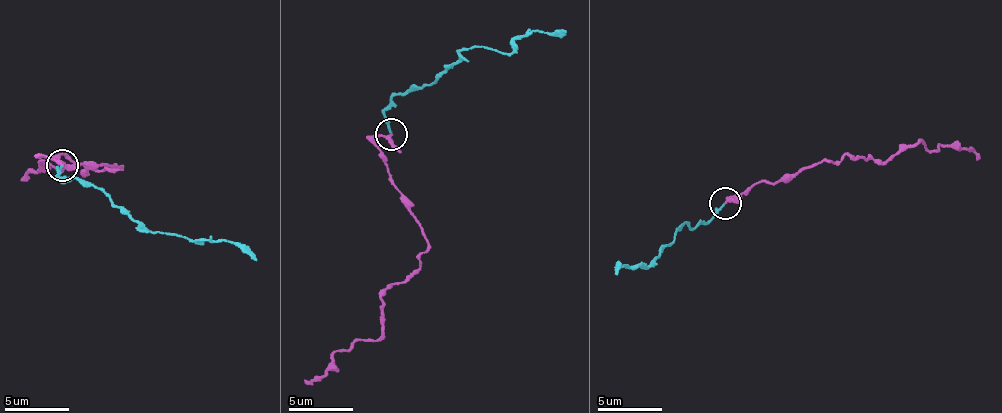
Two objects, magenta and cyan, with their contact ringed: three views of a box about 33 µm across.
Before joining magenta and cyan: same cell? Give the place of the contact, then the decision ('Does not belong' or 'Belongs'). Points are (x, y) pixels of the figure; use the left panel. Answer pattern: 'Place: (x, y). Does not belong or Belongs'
Place: (62, 165). Belongs

